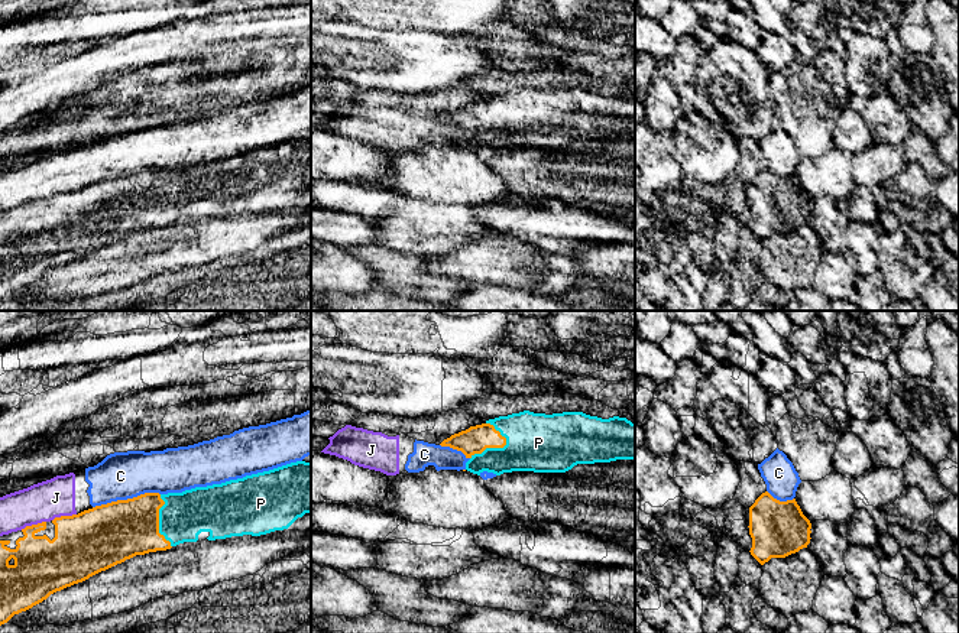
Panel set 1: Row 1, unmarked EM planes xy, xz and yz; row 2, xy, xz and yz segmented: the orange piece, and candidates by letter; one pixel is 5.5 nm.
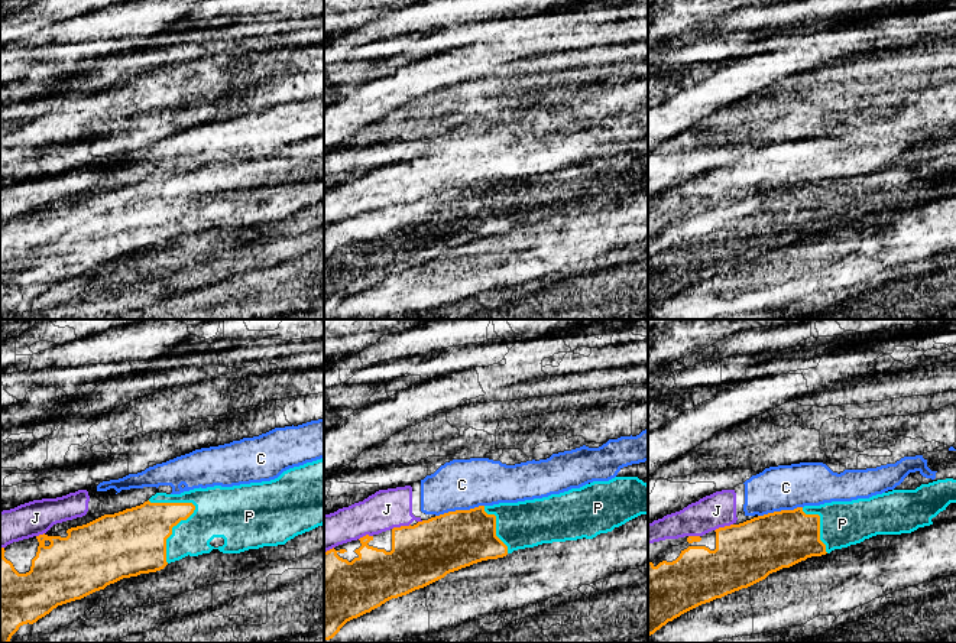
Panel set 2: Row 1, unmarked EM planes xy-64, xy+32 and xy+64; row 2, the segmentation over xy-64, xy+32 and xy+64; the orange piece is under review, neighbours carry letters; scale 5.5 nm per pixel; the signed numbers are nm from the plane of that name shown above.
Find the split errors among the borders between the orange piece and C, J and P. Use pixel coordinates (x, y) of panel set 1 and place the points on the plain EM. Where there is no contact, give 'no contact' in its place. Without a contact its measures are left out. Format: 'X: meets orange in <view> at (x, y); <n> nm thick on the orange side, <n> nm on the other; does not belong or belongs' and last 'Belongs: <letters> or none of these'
C: meets orange in xy at (128, 175); 340 nm thick on the orange side, 260 nm on the other; does not belong
J: meets orange in xy at (32, 201); 320 nm thick on the orange side, 220 nm on the other; does not belong
P: meets orange in xz at (491, 123); 150 nm thick on the orange side, 320 nm on the other; belongs
Belongs: P

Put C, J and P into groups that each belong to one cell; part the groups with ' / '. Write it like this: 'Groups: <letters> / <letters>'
Groups: C J / P

